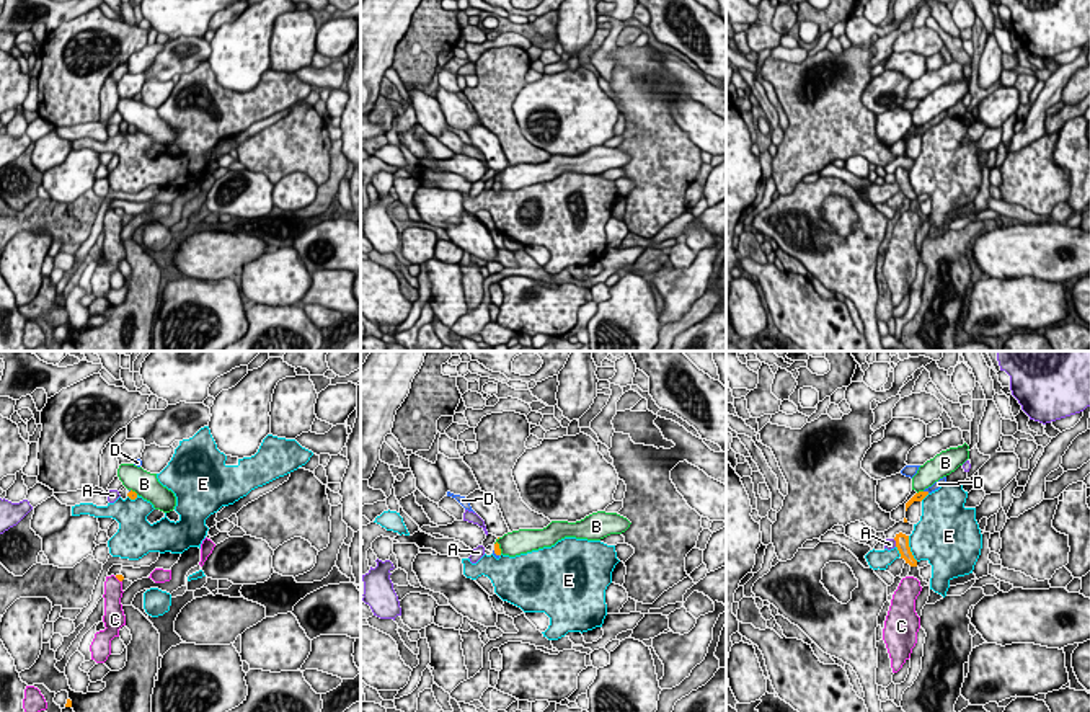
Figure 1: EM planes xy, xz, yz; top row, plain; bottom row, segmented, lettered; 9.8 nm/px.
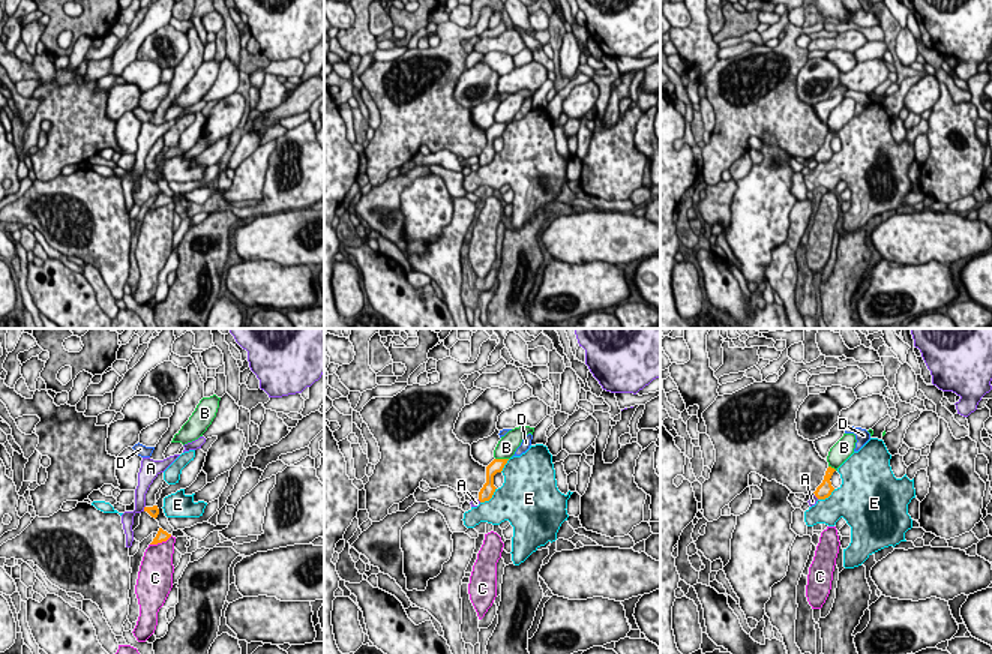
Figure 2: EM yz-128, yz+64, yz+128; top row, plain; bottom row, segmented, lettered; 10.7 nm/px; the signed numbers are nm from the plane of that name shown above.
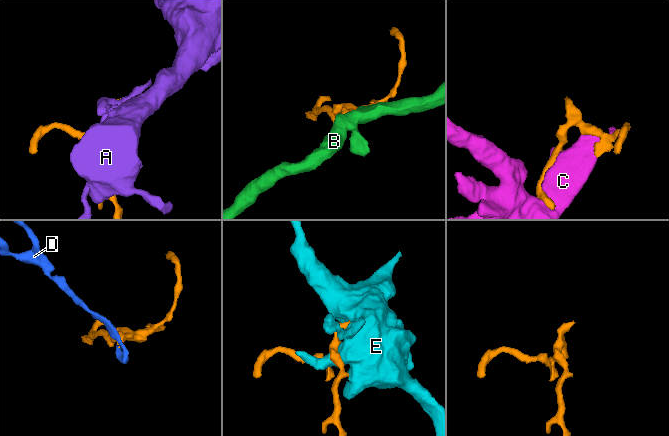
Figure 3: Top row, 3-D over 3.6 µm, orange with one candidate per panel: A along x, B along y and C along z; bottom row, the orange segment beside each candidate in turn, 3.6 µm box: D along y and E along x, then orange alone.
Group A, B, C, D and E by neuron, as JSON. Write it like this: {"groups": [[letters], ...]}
{"groups": [["A"], ["B"], ["C"], ["D"], ["E"]]}

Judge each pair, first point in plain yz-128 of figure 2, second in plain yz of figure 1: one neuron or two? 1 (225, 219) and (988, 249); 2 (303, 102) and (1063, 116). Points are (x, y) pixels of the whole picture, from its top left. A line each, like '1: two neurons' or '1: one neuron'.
1: two neurons
2: two neurons

